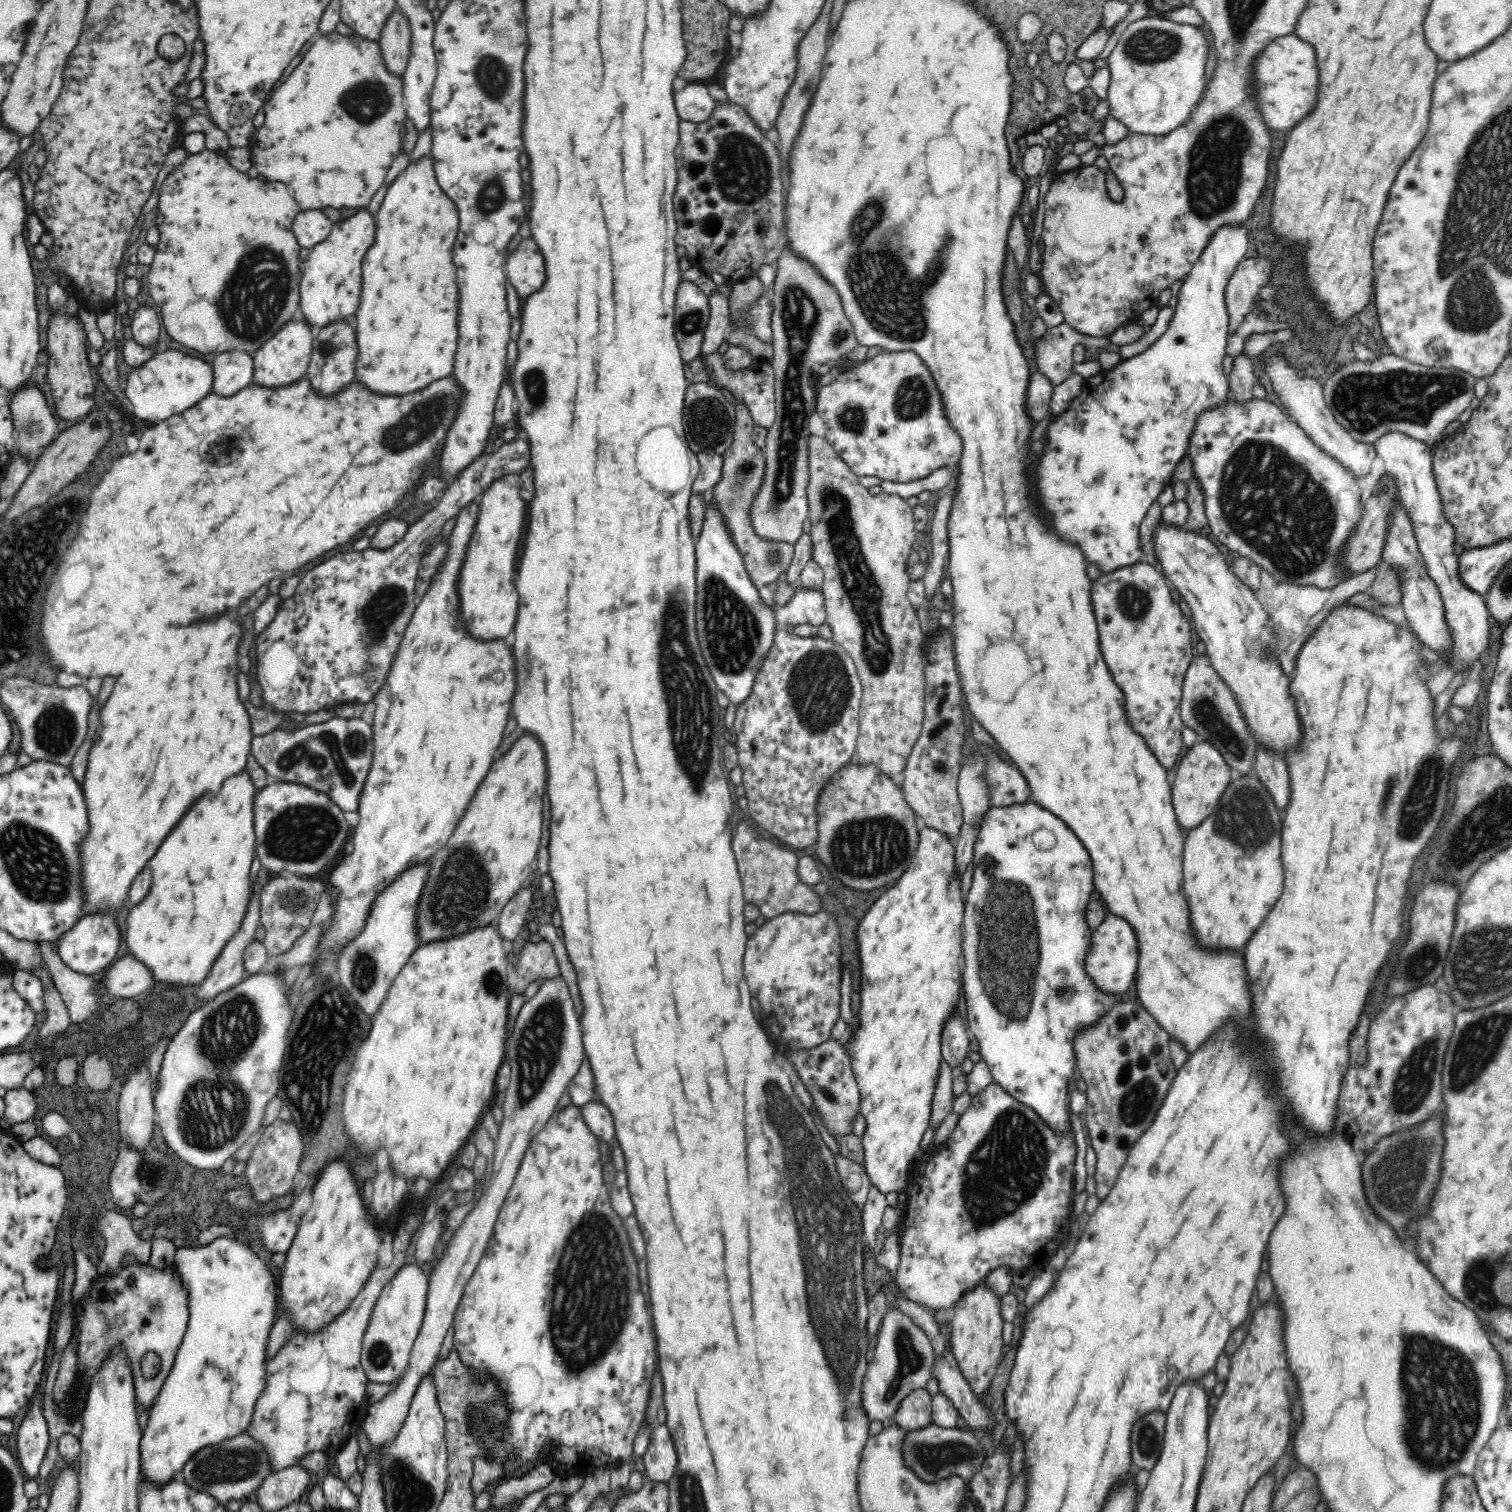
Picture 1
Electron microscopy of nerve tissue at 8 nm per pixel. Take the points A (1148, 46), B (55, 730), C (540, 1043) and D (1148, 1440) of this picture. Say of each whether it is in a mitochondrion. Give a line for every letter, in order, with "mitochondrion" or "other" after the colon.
A: mitochondrion
B: mitochondrion
C: mitochondrion
D: mitochondrion

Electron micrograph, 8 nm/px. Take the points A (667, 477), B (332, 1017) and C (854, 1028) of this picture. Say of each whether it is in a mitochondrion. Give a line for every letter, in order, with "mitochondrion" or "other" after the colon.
A: other
B: mitochondrion
C: other

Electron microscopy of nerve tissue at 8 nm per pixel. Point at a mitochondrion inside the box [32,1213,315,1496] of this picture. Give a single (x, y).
(228, 1465)

